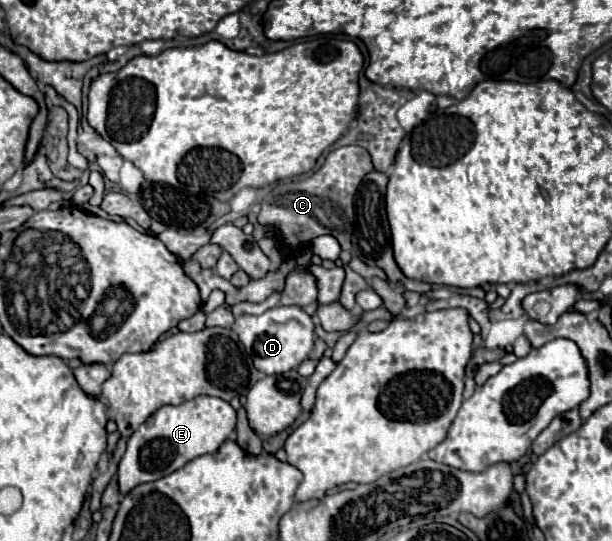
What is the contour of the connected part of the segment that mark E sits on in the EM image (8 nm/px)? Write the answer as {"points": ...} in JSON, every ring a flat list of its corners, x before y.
{"points":[[198,395,180,405,164,405,150,419,146,419,128,439,126,453,118,465,120,493,134,489,138,483,148,483,170,475,178,467,184,467,190,459,214,453,228,439,236,427,236,411,220,397]]}

